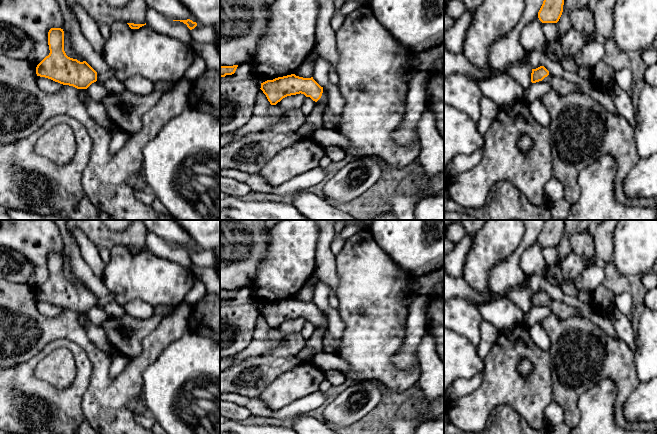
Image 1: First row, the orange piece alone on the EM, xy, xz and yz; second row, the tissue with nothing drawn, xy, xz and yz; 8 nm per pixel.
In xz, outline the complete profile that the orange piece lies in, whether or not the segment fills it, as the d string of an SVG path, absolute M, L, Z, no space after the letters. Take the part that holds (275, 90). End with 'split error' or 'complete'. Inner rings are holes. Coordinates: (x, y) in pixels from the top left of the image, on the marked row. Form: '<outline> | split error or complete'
M295 74L278 77L261 83L260 88L271 105L276 105L283 98L296 94L304 94L317 103L328 101L328 93L314 79L303 78Z | split error

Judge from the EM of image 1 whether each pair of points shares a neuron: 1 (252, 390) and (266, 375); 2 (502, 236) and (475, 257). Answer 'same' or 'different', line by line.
1: same
2: same

